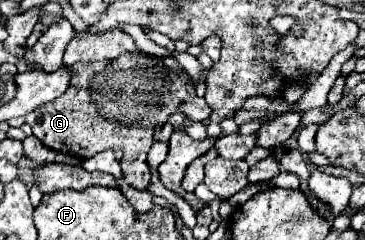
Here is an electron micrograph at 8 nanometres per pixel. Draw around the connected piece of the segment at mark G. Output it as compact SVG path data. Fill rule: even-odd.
M125 52L119 56L119 60L105 60L105 62L77 62L71 66L71 86L67 92L47 104L41 104L37 110L29 112L25 116L25 122L33 128L33 134L51 150L75 154L79 158L91 158L97 152L119 148L123 152L121 165L124 180L137 188L143 190L149 186L151 180L151 168L147 166L147 152L153 144L153 130L157 124L165 124L171 114L185 114L193 122L203 122L211 116L211 108L203 98L195 94L195 86L185 70L171 70L165 66L163 56L153 54L133 54Z

